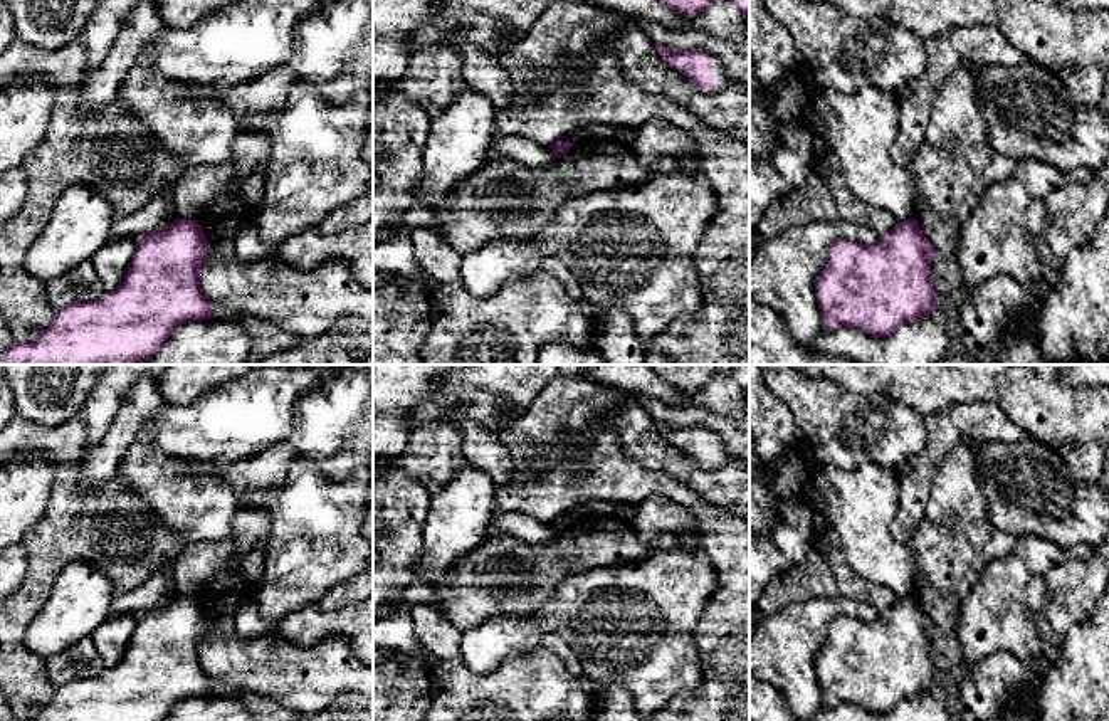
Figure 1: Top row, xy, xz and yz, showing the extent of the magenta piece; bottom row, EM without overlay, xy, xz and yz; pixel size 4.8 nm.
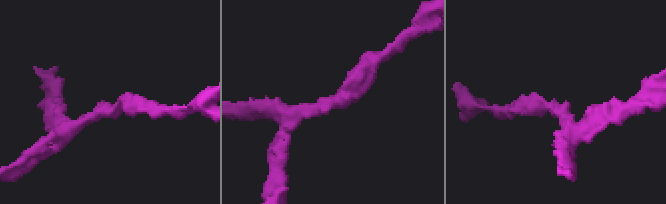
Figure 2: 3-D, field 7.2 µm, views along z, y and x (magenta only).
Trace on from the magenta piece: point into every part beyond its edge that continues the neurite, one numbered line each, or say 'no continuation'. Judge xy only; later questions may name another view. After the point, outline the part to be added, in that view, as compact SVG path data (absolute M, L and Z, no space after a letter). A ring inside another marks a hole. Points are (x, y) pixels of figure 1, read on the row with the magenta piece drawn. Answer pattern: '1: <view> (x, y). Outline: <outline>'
no continuation

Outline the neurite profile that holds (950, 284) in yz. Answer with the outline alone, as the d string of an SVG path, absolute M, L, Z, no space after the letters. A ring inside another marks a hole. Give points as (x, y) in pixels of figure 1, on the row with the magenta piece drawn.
M961 62L934 94L924 143L907 165L914 178L914 218L936 247L931 264L943 304L956 303L964 281L958 264L958 232L986 190L1007 180L1013 160L986 145L978 99L978 64Z

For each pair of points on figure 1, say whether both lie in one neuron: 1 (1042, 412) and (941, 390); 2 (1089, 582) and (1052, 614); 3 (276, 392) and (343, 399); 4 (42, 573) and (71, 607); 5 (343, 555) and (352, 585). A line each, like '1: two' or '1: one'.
1: one
2: one
3: two
4: two
5: two

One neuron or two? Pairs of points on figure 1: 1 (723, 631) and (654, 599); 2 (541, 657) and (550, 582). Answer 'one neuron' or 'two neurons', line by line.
1: two neurons
2: two neurons

